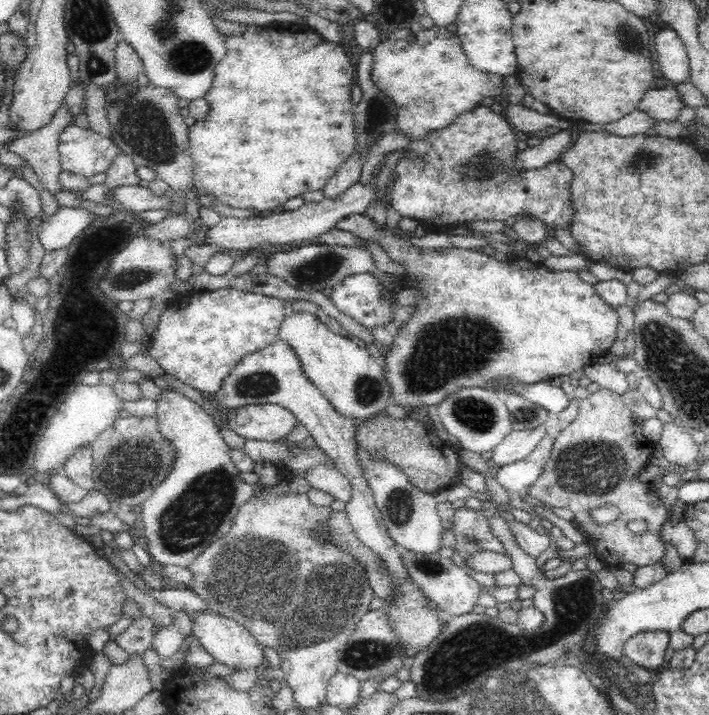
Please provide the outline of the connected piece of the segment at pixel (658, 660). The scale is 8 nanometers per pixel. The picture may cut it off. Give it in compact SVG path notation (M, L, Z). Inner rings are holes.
M645 630L633 634L622 648L628 667L638 666L646 671L662 668L665 666L664 652L668 648L669 640L669 633L661 630Z

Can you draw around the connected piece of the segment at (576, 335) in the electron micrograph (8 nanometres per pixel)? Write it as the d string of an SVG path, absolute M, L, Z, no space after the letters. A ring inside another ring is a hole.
M354 213L350 216L342 217L337 223L335 228L346 230L356 234L358 238L363 240L376 240L378 244L382 244L382 248L388 252L388 256L394 262L402 264L406 268L406 278L402 280L402 284L410 282L412 286L420 288L420 292L424 294L422 302L418 304L418 312L406 322L406 326L402 326L400 334L394 340L394 348L390 352L386 352L386 379L391 387L392 394L396 398L398 404L398 413L421 413L424 412L426 406L438 406L444 398L458 392L464 388L482 388L484 390L497 391L500 386L506 386L510 382L511 386L516 384L523 384L528 386L534 383L542 382L546 378L555 378L562 375L570 375L576 372L584 365L590 365L596 360L610 352L612 344L616 341L616 328L618 328L618 312L616 308L610 306L596 291L592 284L588 284L577 276L575 270L566 270L566 272L552 272L548 270L544 264L532 263L526 257L524 260L506 260L498 261L493 256L482 256L482 253L472 252L472 249L463 248L440 248L436 252L432 249L418 250L414 246L410 246L408 238L400 238L394 232L390 232L390 228L378 228L374 225L372 219L365 213Z

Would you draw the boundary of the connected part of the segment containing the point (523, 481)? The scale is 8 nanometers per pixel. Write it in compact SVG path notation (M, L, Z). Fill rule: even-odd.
M546 434L539 446L526 459L494 469L493 476L497 483L508 493L528 496L526 490L532 486L533 482L536 482L540 473L544 471L548 460L550 460L553 444L554 439Z

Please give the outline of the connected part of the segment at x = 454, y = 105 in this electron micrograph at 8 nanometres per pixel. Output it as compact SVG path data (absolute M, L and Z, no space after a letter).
M446 28L420 29L413 34L410 29L388 31L388 38L376 47L371 71L372 83L382 89L396 105L396 133L402 133L410 142L421 139L431 130L446 128L463 112L480 105L483 98L502 97L504 79L500 75L472 68L465 57L460 40Z

